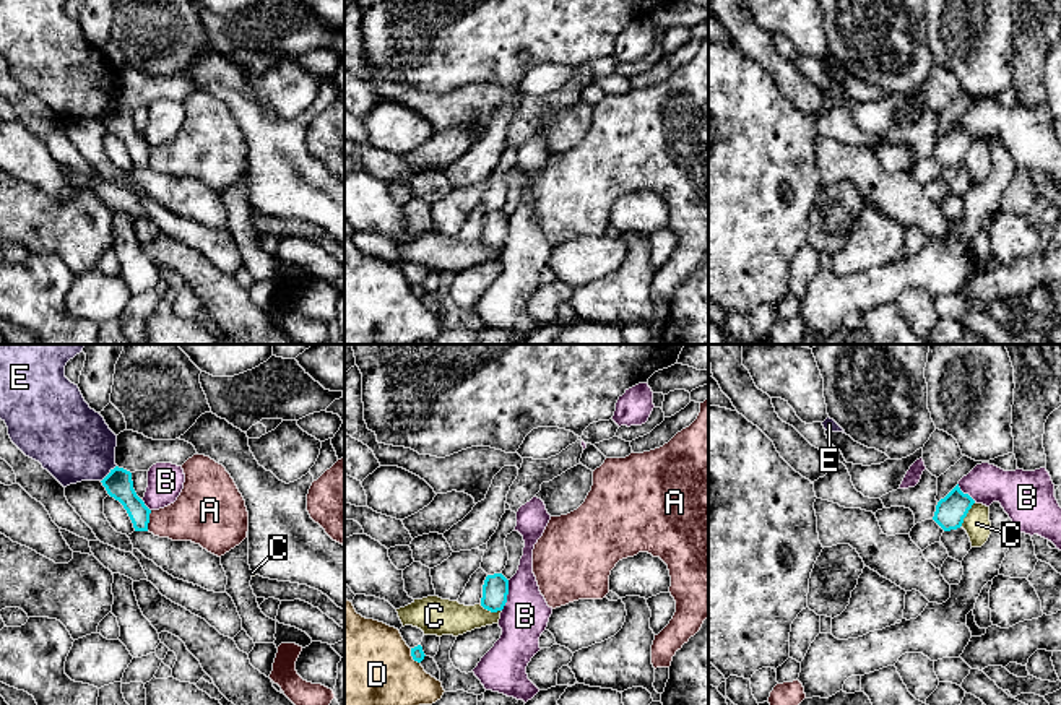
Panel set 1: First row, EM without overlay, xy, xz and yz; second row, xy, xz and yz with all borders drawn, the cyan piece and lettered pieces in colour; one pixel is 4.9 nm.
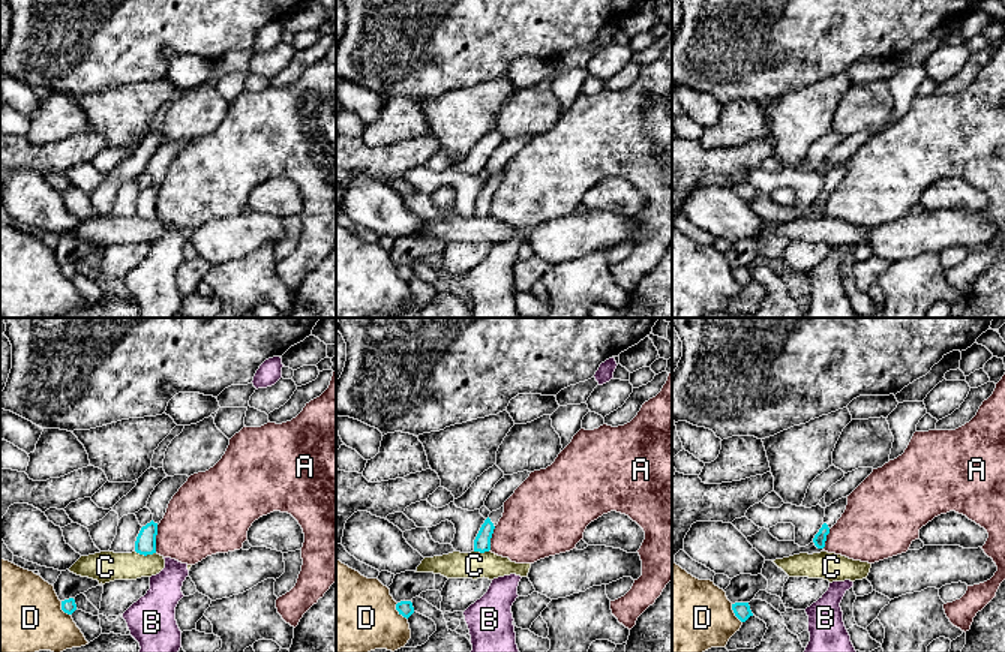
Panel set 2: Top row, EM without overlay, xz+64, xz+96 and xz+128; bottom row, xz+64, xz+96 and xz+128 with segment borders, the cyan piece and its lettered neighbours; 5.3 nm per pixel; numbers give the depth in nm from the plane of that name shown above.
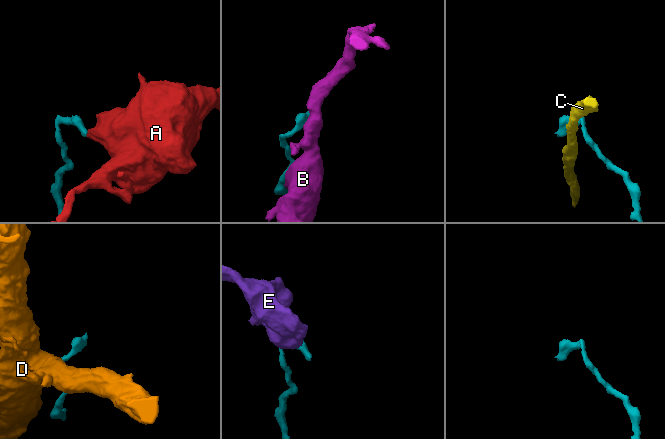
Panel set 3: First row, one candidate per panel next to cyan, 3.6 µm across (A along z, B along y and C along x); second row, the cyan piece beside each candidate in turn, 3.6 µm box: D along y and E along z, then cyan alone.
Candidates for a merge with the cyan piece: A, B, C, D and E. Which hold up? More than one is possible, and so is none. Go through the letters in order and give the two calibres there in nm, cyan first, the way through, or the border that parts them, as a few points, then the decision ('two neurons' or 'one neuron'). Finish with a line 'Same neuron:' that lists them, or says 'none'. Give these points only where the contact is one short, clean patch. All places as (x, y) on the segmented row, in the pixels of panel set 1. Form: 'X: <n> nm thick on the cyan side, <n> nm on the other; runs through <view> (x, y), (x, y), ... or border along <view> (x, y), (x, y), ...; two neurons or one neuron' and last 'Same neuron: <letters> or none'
A: 140 nm thick on the cyan side, 260 nm on the other; border along xy (151, 510), (147, 530); two neurons
B: 130 nm thick on the cyan side, 240 nm on the other; two neurons
C: 150 nm thick on the cyan side, 130 nm on the other; border along yz (975, 502), (961, 525); two neurons
D: 70 nm thick on the cyan side, 440 nm on the other; two neurons
E: 140 nm thick on the cyan side, 380 nm on the other; two neurons
Same neuron: none

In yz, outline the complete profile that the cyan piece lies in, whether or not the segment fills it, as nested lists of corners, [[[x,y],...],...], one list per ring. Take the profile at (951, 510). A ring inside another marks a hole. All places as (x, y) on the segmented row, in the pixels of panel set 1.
[[[957,484],[944,499],[938,502],[933,520],[944,531],[957,530],[962,526],[964,518],[973,504],[975,500],[968,494],[964,494]]]

